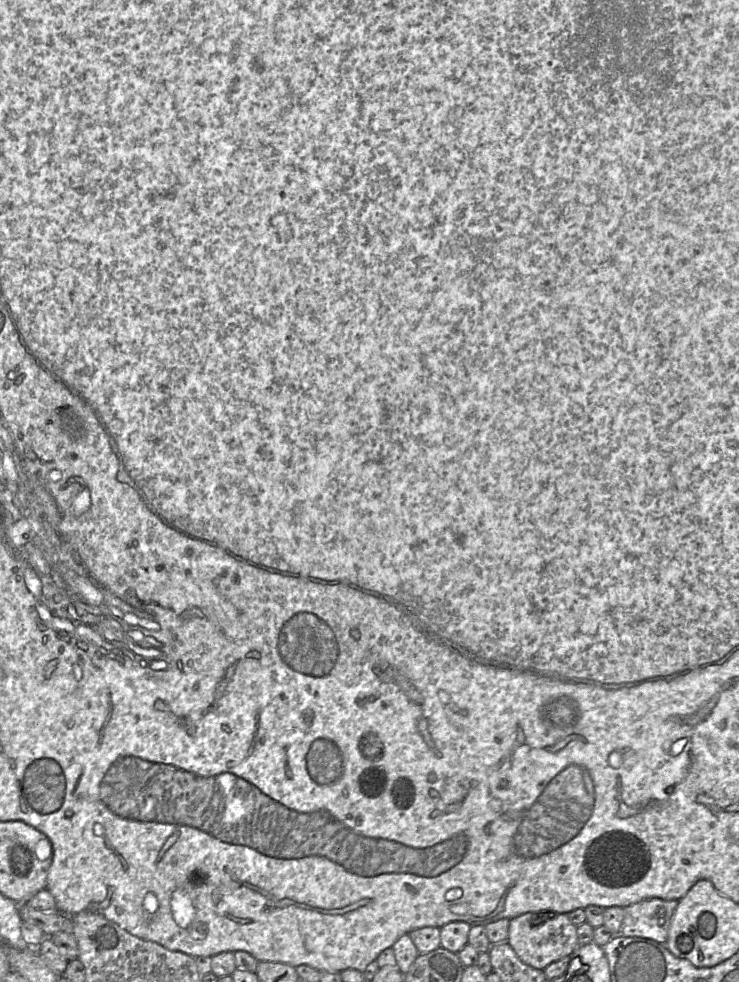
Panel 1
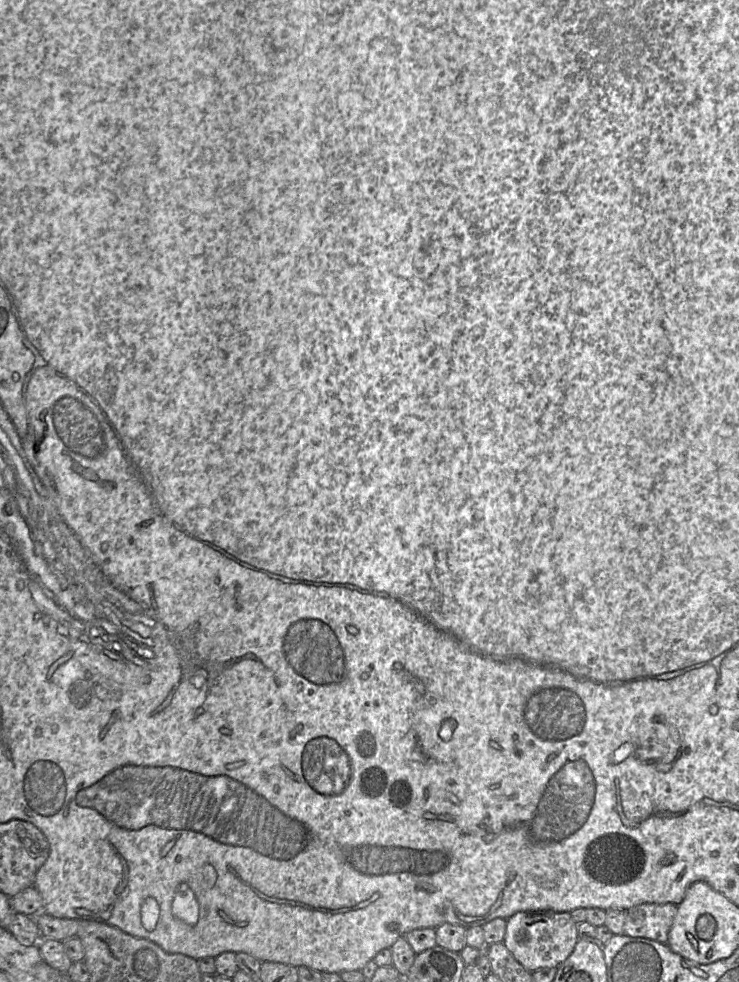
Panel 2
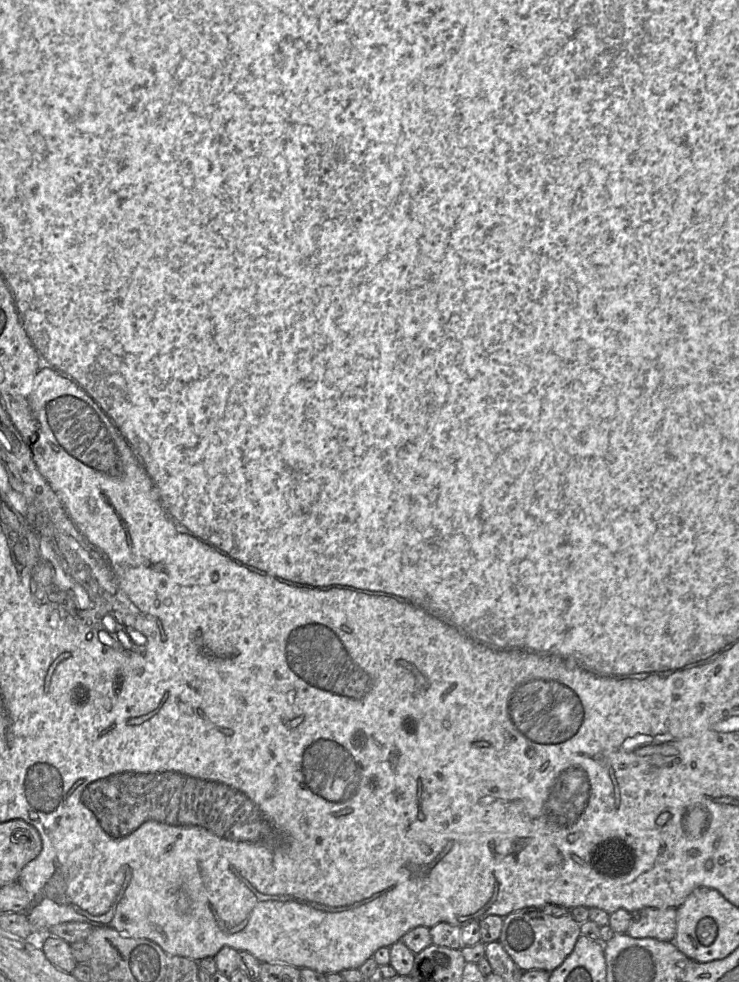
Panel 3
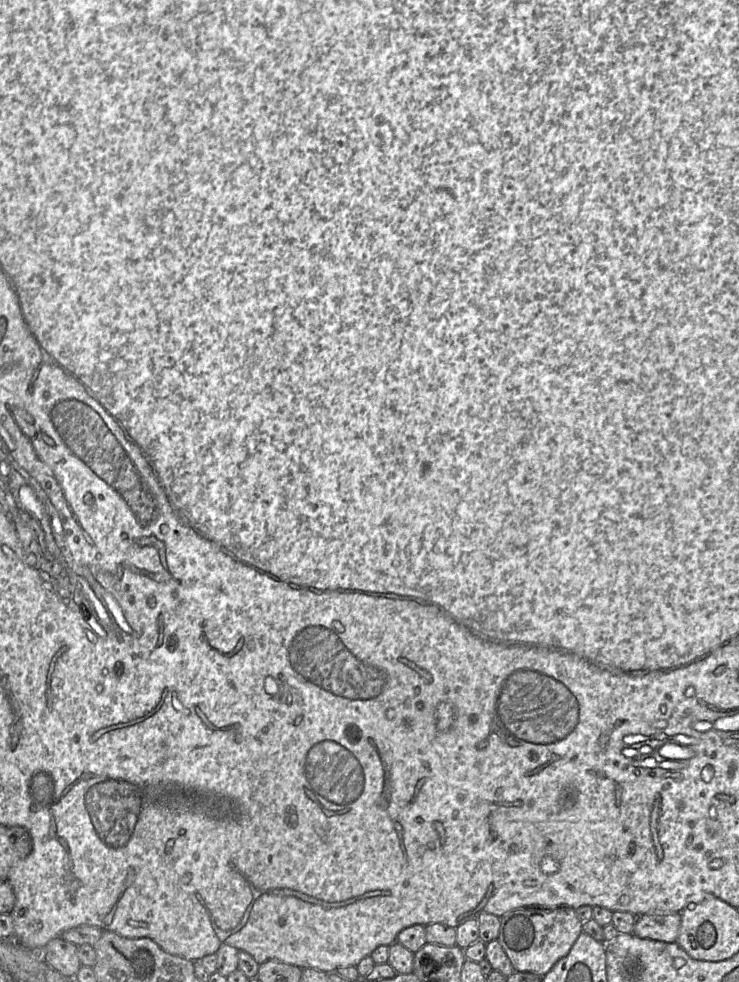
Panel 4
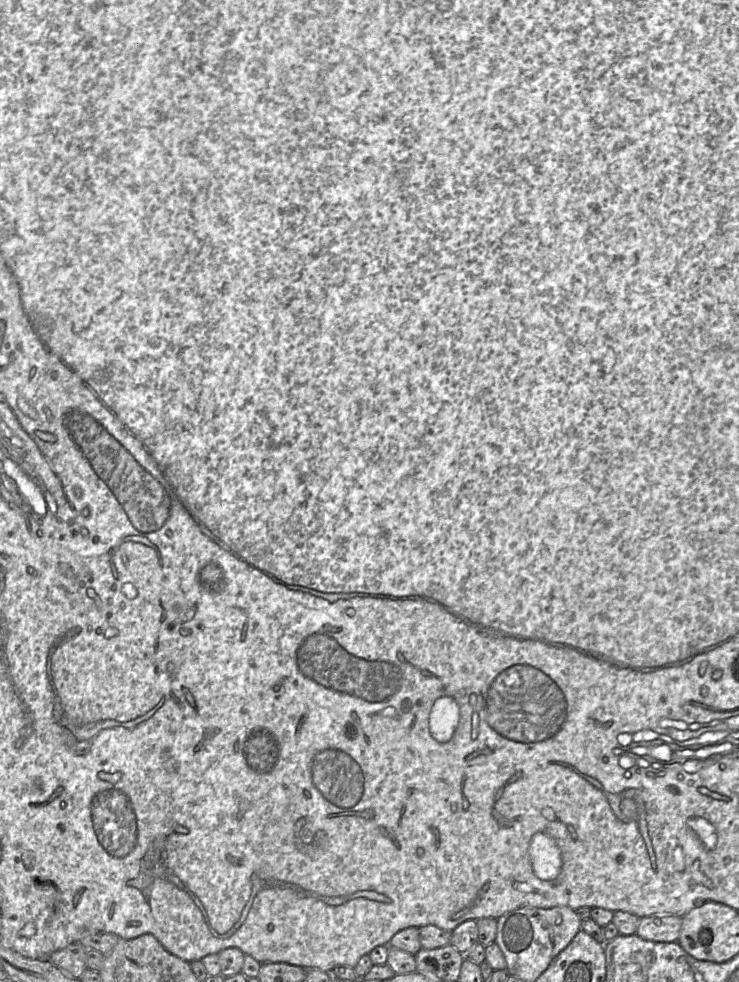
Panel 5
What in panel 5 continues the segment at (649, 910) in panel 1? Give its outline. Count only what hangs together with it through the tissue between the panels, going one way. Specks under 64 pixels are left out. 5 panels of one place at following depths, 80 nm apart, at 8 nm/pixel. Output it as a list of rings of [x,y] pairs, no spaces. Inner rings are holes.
[[[673,914],[650,915],[639,919],[636,934],[655,942],[677,942],[682,927],[682,917]]]

